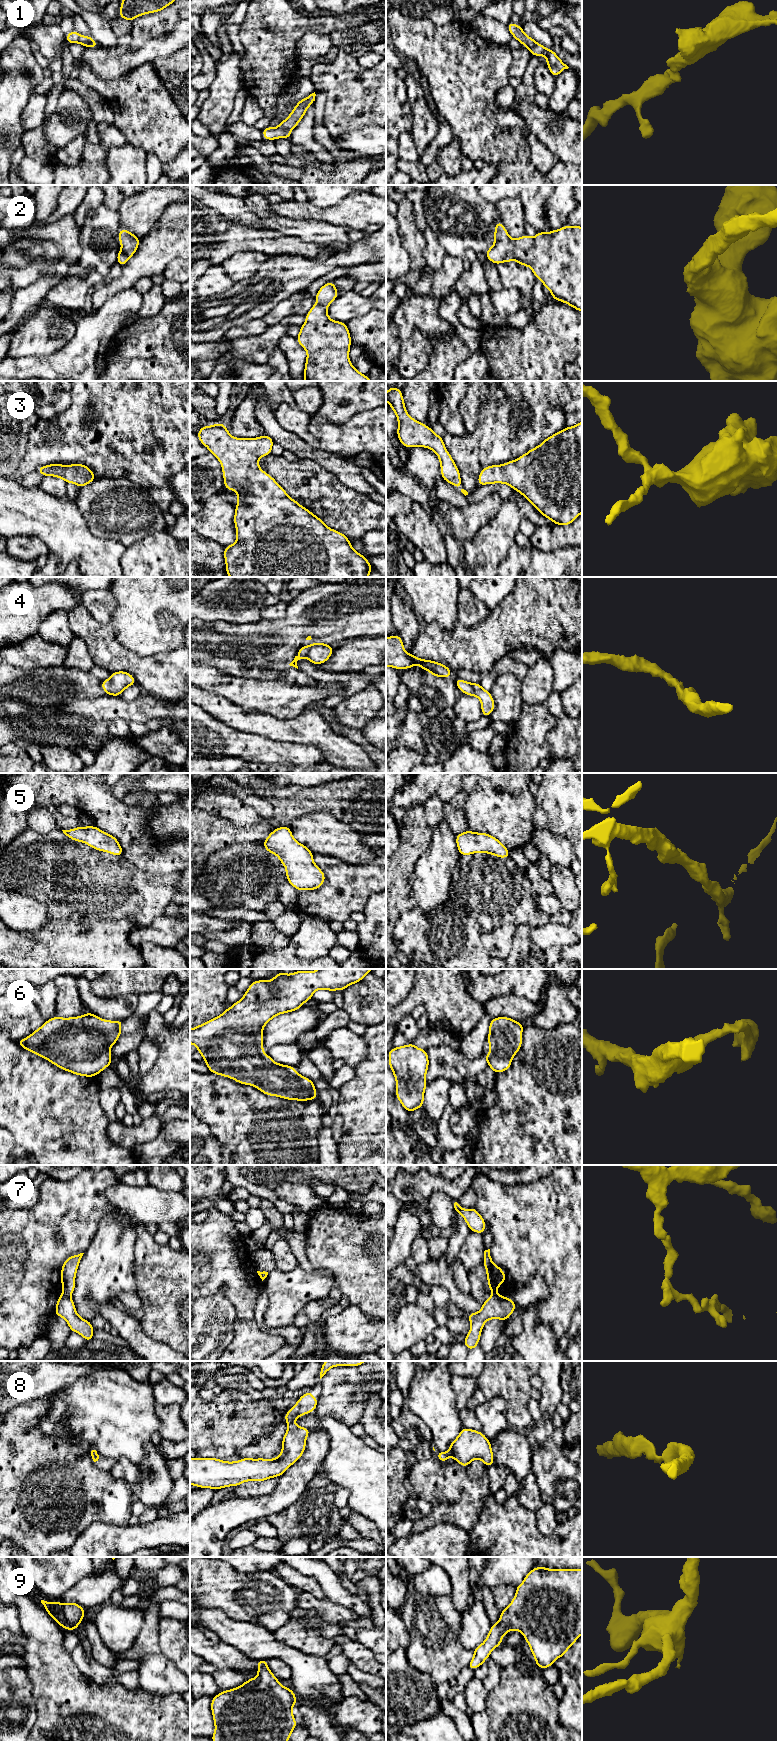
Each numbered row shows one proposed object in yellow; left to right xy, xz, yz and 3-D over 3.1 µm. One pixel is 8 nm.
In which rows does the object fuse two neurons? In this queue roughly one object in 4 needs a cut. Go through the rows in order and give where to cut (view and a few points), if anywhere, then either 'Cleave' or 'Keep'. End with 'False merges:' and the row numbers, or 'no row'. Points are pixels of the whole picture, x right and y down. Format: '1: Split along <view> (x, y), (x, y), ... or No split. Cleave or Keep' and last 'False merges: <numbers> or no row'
1: No split. Keep
2: No split. Keep
3: No split. Keep
4: No split. Keep
5: No split. Keep
6: No split. Keep
7: Split along xy (63, 1291), (68, 1295). Cleave
8: No split. Keep
9: No split. Keep
False merges: 7

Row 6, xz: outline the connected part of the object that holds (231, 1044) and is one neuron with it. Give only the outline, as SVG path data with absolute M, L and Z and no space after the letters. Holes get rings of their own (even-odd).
M319 969L318 971L296 971L292 974L279 972L271 981L253 981L242 999L211 1020L190 1029L190 1044L197 1046L204 1062L211 1073L234 1079L237 1083L251 1085L269 1096L287 1100L317 1100L314 1082L294 1070L295 1066L276 1063L268 1054L263 1053L263 1027L279 1014L300 1009L306 1001L312 999L313 993L324 989L331 992L344 991L349 985L358 983L373 969Z

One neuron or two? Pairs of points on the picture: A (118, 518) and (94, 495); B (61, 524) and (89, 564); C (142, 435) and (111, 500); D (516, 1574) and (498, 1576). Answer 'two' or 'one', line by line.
A: one
B: one
C: two
D: one

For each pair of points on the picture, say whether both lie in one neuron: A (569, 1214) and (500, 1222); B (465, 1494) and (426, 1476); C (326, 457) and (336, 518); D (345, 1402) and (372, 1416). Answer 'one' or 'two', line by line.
A: one
B: one
C: two
D: two

